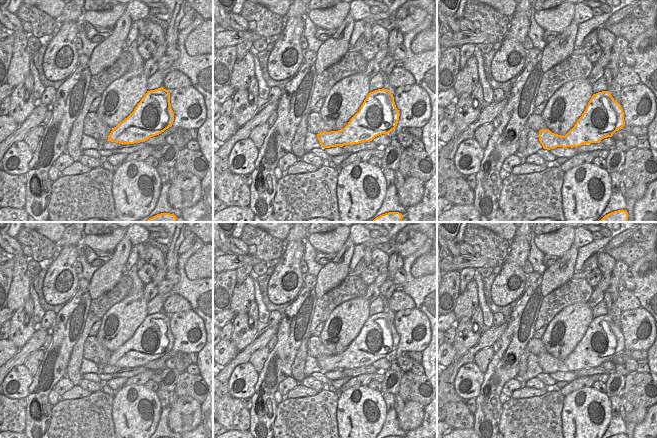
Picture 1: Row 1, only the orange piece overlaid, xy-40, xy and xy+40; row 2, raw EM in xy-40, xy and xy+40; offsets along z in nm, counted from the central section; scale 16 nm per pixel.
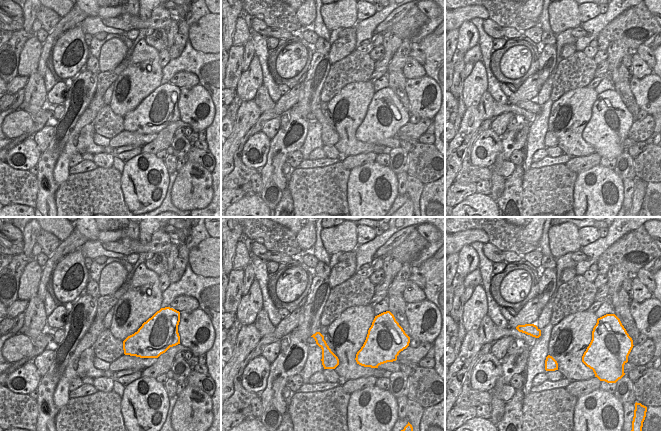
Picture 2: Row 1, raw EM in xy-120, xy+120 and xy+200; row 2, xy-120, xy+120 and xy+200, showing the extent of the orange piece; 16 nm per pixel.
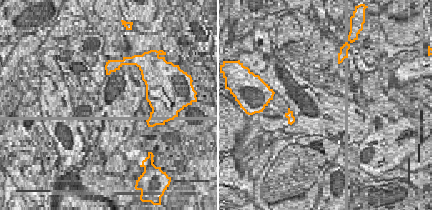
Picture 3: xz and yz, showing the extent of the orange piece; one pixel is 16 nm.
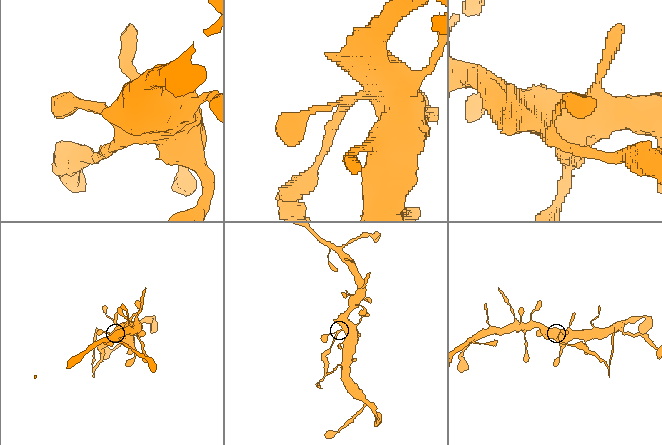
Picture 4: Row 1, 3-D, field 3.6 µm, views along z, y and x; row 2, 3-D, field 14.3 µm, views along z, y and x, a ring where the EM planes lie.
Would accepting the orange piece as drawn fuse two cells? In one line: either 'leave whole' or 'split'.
split

